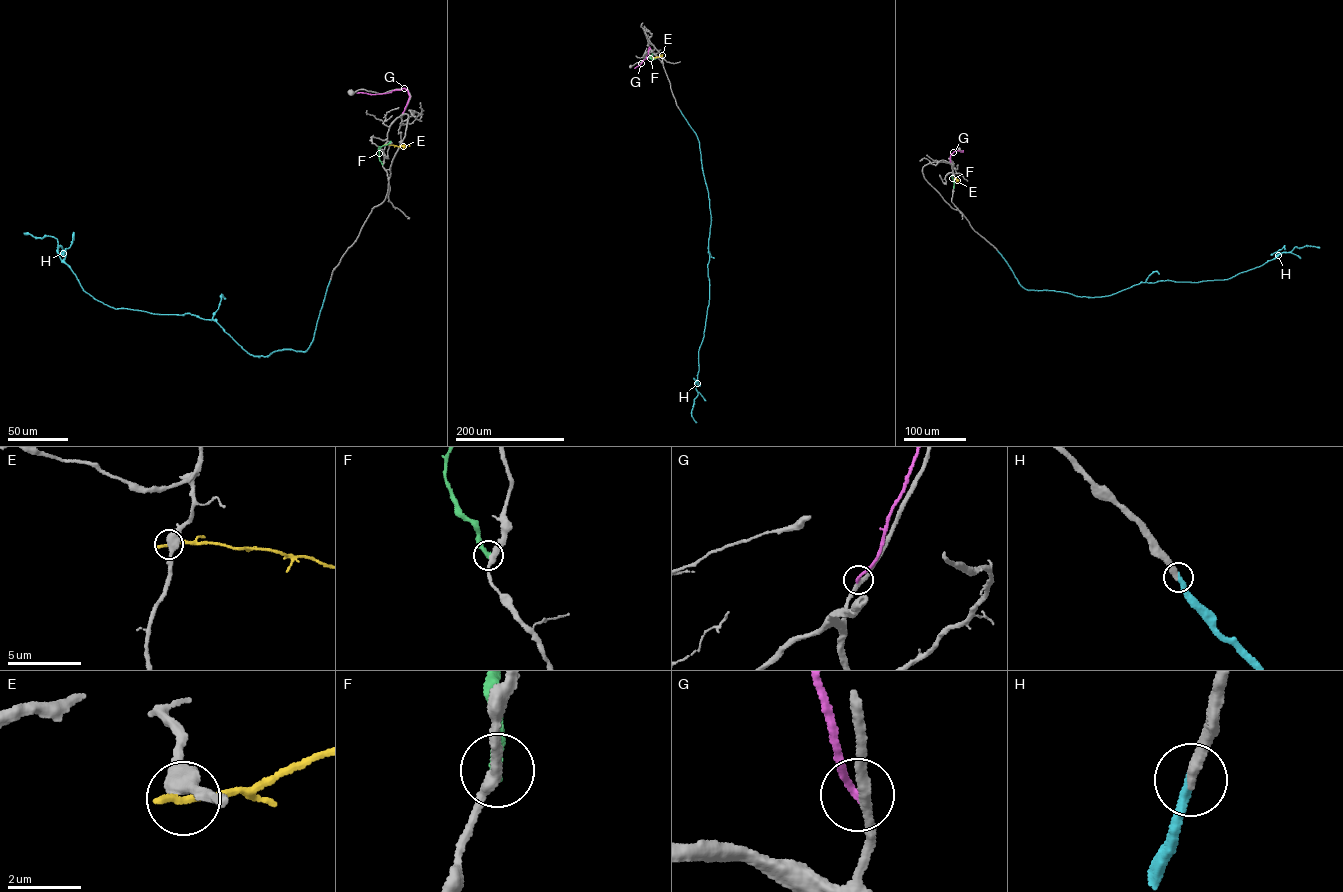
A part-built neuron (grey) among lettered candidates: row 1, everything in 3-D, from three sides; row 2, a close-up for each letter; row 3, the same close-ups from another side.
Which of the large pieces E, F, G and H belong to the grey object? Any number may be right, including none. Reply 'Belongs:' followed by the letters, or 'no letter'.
Belongs: H

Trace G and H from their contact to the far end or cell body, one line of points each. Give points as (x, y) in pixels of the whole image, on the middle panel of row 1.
G: (650, 49), (645, 59), (634, 68)
H: (680, 110), (698, 141), (711, 218), (709, 303), (698, 351), (694, 385), (698, 394), (691, 410), (696, 422)

